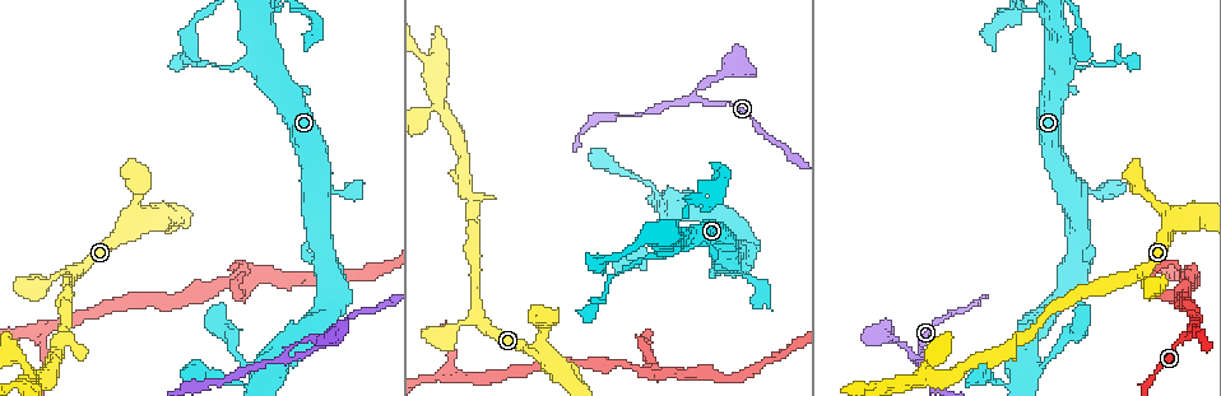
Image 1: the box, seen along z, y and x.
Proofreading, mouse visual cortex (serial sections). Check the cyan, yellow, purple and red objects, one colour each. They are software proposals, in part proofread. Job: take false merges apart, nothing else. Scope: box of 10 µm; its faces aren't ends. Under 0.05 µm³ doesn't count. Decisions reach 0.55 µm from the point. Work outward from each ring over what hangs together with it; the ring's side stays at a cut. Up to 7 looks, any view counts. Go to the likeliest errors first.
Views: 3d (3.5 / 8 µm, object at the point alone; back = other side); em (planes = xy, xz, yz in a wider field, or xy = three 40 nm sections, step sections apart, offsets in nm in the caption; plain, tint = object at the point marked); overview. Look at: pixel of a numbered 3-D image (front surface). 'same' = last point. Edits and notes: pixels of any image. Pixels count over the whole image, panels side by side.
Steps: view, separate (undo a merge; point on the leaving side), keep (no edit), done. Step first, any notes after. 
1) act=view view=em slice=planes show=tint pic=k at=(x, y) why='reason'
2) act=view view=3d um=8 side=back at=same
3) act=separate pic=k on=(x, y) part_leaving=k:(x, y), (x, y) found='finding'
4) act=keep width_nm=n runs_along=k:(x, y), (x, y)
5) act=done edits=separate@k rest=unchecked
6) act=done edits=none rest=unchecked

act=view view=3d um=3.5 pic=1 at=(698, 101) why='three-way junction'

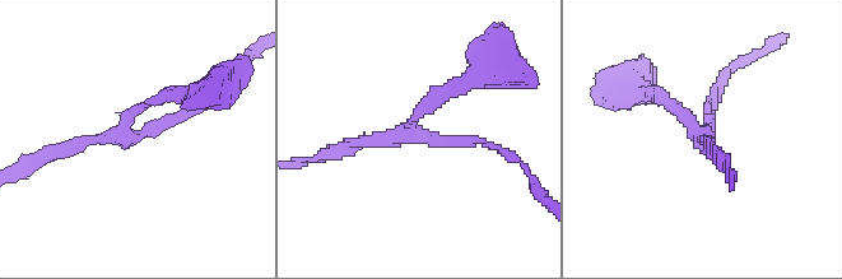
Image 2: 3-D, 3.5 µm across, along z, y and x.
act=view view=em slice=xy step=1 show=tint pic=2 at=(703, 135) why='need the tissue'

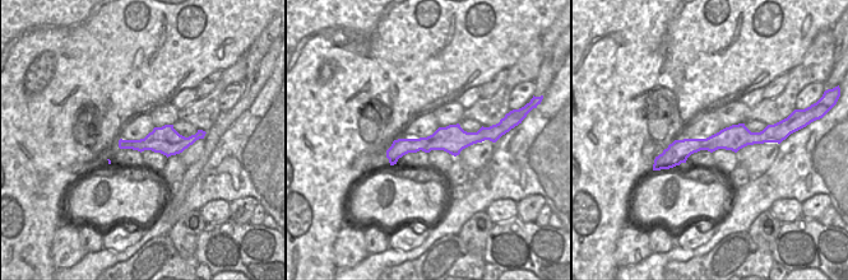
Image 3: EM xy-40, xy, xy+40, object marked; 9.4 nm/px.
act=view view=em slice=xy step=2 show=tint at=same why='another direction'

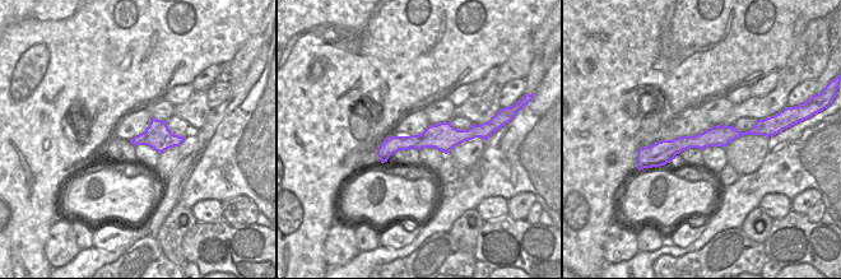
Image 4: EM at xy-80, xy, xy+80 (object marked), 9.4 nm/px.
act=keep runs_along=2:(483, 143), (413, 133), (420, 110), (460, 91) found='one cell here'

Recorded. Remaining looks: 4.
act=view view=3d um=8 pic=1 at=(652, 375) why='arms part here'

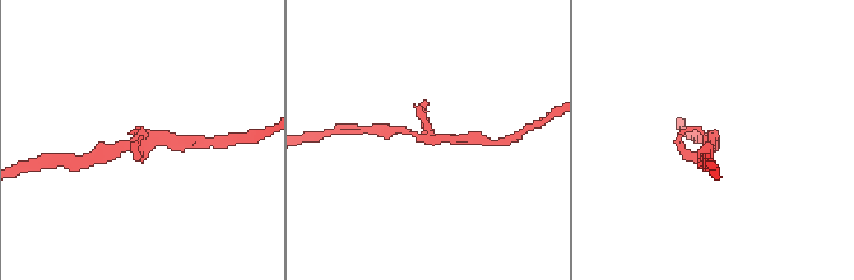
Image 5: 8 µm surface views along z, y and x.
act=view view=3d um=3.5 at=same

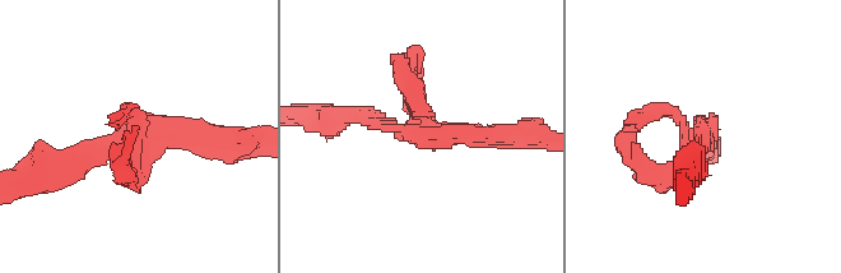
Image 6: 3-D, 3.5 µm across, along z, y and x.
act=view view=em slice=xy step=1 show=tint pic=6 at=(134, 144) why='now the EM'

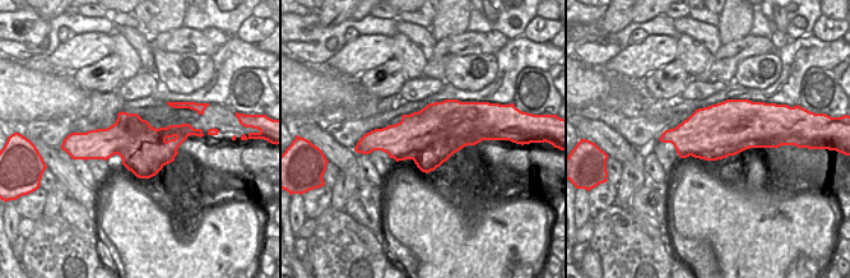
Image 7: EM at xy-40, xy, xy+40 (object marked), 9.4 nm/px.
act=keep width_nm=550 runs_along=6:(56, 166), (145, 134), (221, 138) found='one cell here'

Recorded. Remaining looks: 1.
act=done edits=none rest=unchecked

